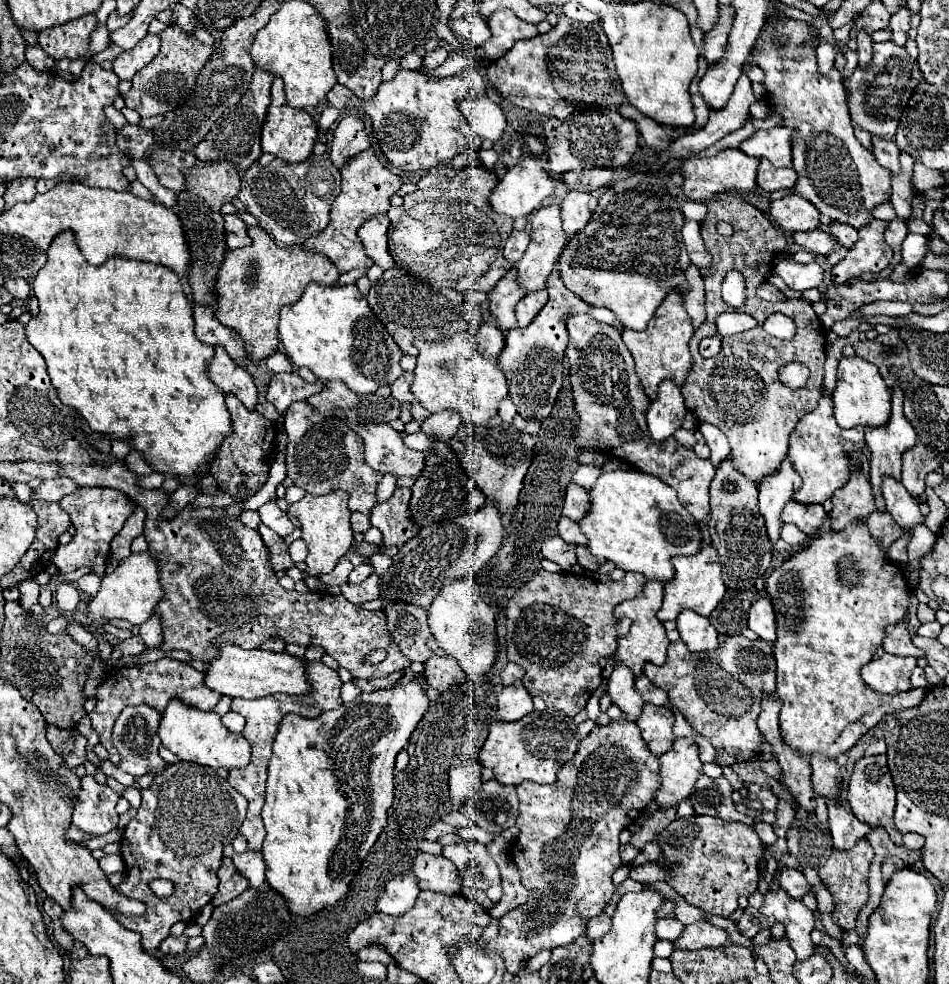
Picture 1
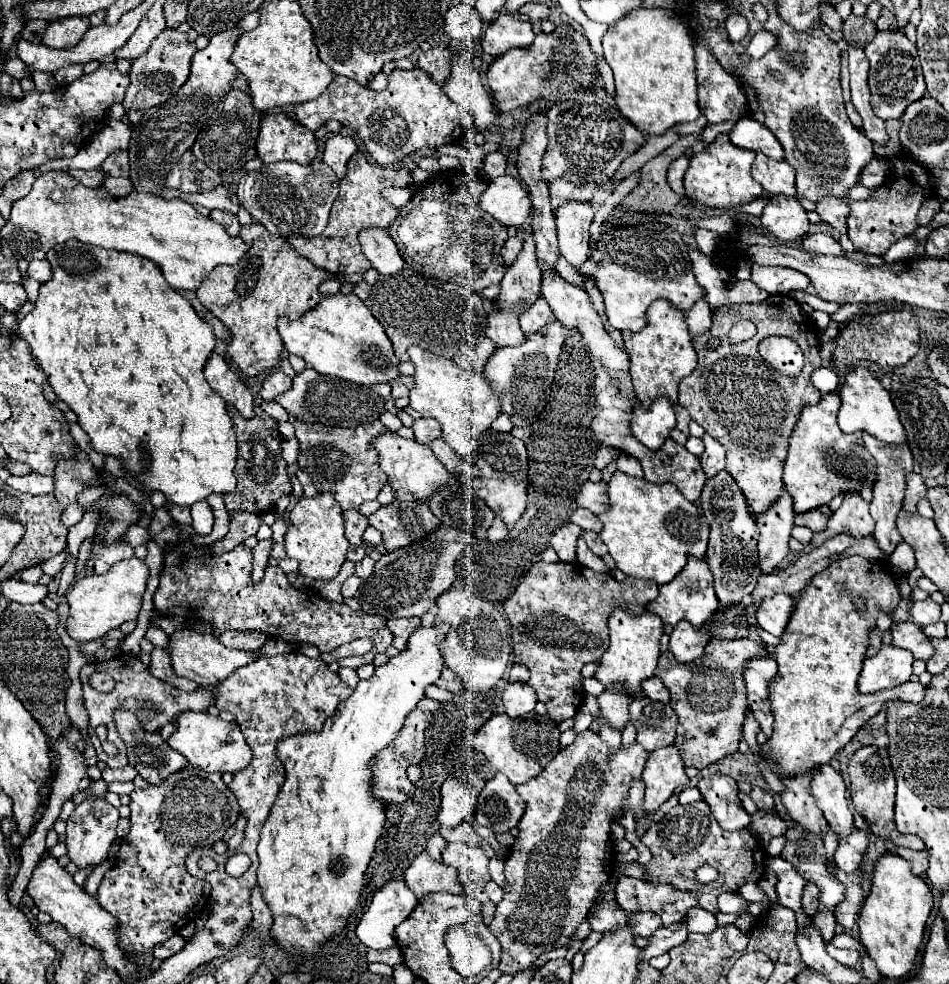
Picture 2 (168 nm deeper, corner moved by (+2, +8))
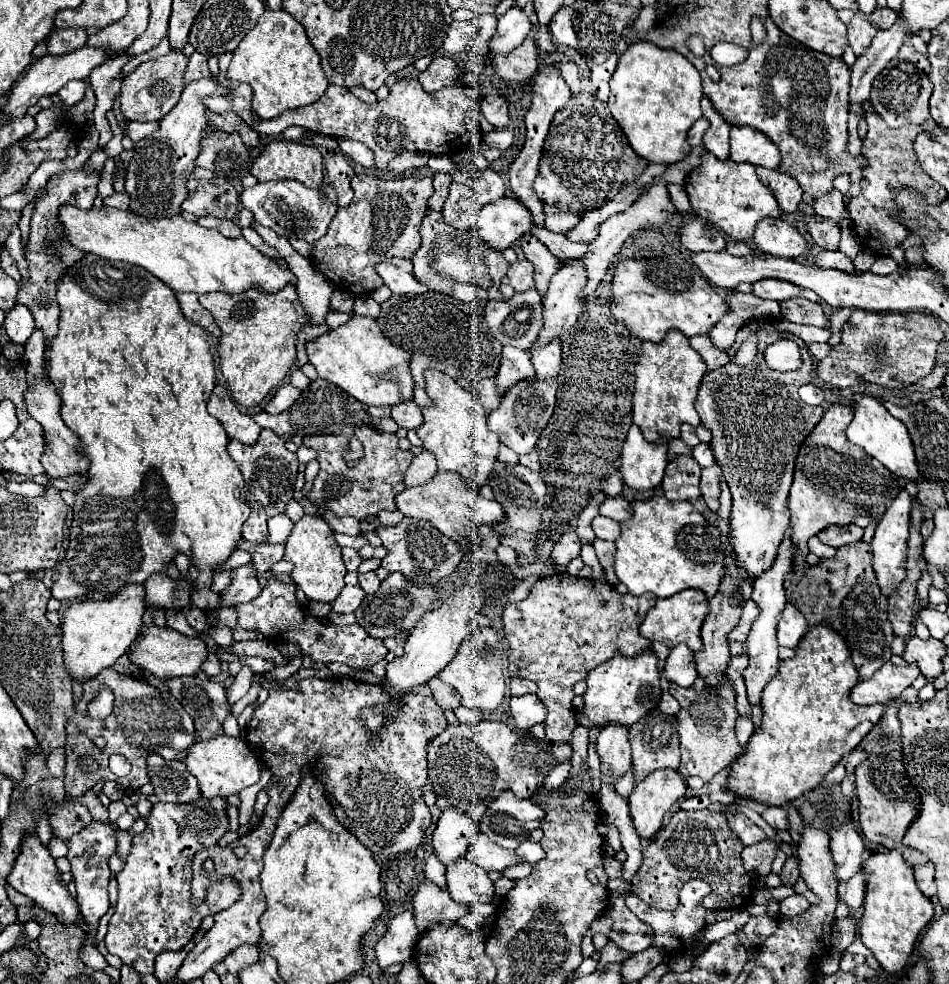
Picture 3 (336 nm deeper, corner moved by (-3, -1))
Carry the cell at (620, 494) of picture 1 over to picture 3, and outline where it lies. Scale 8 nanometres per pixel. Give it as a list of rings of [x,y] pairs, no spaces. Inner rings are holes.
[[[654,496],[646,502],[634,502],[634,516],[620,524],[622,534],[616,540],[616,576],[626,584],[628,592],[640,596],[652,592],[658,598],[674,596],[676,592],[694,588],[712,598],[718,592],[720,580],[724,576],[724,544],[720,542],[720,532],[712,526],[700,512],[694,510],[692,502],[670,502],[664,496]]]

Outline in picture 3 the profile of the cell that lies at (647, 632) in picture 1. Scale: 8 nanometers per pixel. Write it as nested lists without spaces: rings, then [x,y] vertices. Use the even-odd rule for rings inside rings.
[[[652,650],[642,652],[636,658],[612,658],[606,664],[594,668],[586,678],[584,714],[594,724],[594,728],[604,728],[608,724],[620,724],[630,728],[642,716],[646,716],[660,702],[660,672],[656,668],[656,654]]]

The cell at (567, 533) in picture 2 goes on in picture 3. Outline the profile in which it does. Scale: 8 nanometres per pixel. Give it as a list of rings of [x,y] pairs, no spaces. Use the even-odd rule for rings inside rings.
[[[564,532],[558,538],[558,542],[554,544],[550,558],[558,566],[558,570],[564,572],[566,566],[568,566],[568,562],[572,558],[576,558],[576,556],[580,556],[580,538],[576,536],[576,532]]]

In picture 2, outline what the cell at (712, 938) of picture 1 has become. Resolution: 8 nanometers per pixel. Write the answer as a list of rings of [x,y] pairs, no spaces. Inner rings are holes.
[[[679,921],[679,923],[673,923],[669,927],[661,927],[657,929],[651,937],[649,937],[649,945],[641,951],[641,959],[649,961],[651,957],[655,955],[661,955],[665,951],[669,951],[671,947],[677,947],[681,943],[685,943],[689,931],[687,931],[687,923],[685,921]]]

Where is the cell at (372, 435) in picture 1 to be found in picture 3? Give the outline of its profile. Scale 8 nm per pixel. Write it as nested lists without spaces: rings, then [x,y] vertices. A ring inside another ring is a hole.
[[[438,472],[432,478],[432,482],[424,484],[424,486],[402,490],[396,496],[396,504],[398,504],[398,510],[404,516],[418,518],[418,520],[428,520],[446,538],[454,540],[462,552],[474,550],[474,544],[470,544],[466,538],[474,536],[476,530],[482,524],[492,526],[492,524],[498,524],[498,522],[502,522],[506,518],[504,508],[496,500],[486,500],[480,494],[466,492],[466,488],[462,488],[462,482],[458,480],[458,476],[442,476],[442,472]]]

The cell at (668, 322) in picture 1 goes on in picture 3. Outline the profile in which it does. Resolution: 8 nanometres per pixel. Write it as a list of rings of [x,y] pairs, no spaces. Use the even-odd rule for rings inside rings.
[[[668,332],[662,342],[642,342],[642,352],[634,366],[636,370],[636,390],[632,424],[640,428],[648,442],[672,440],[680,436],[680,424],[688,422],[700,426],[700,416],[694,408],[702,376],[706,374],[706,364],[702,356],[690,346],[682,332]]]

